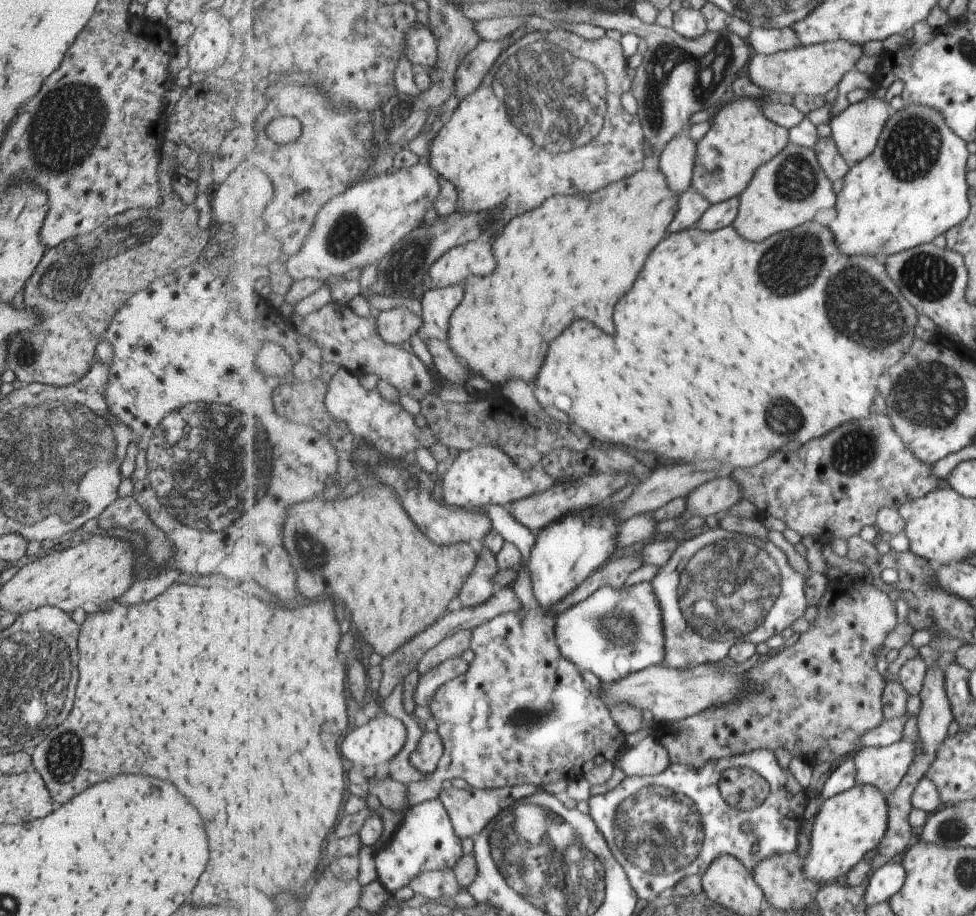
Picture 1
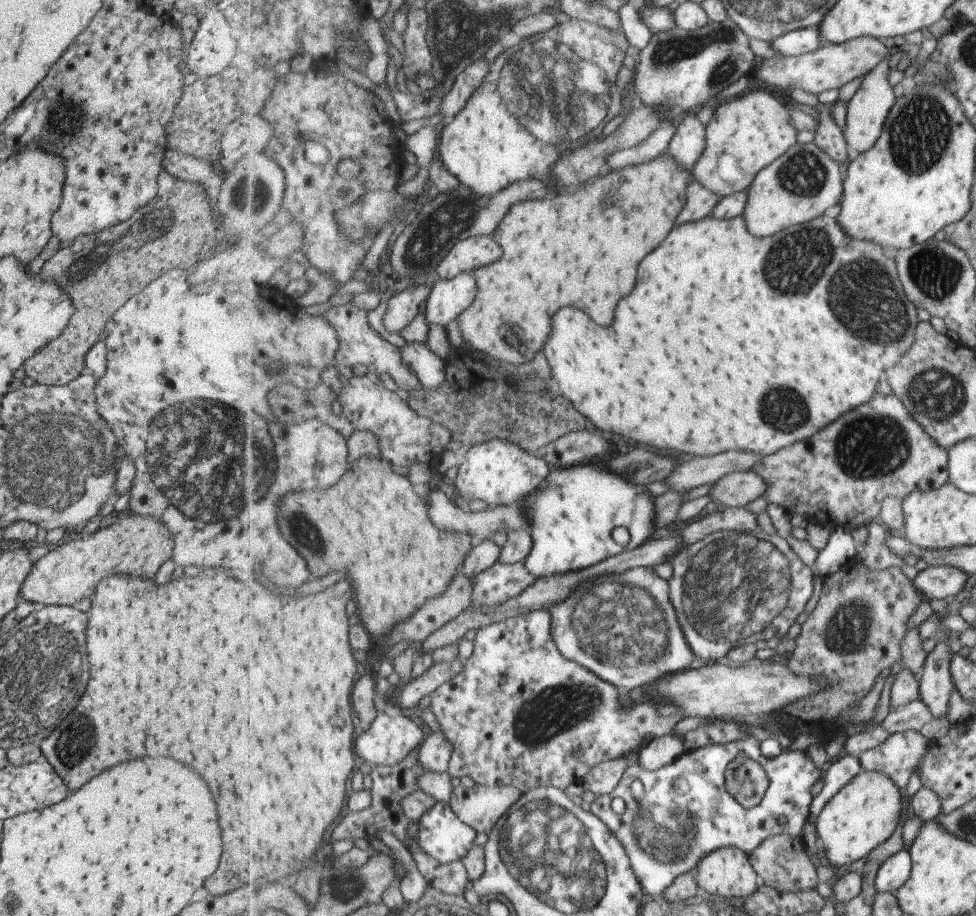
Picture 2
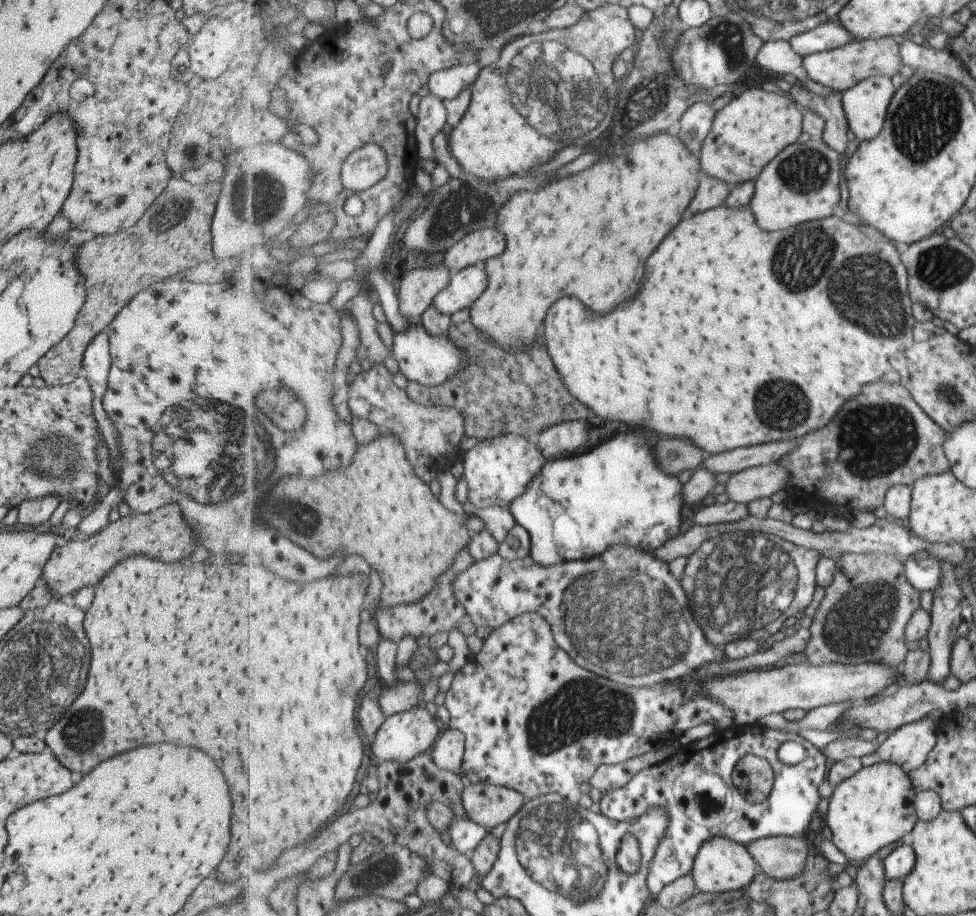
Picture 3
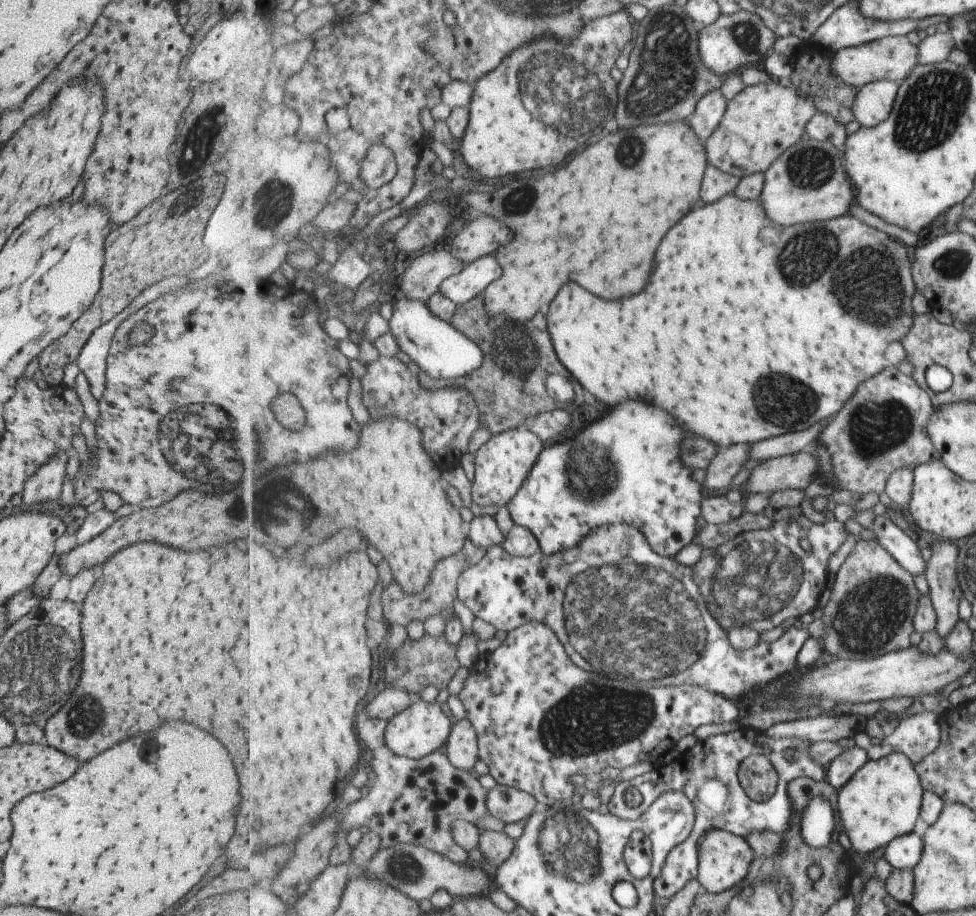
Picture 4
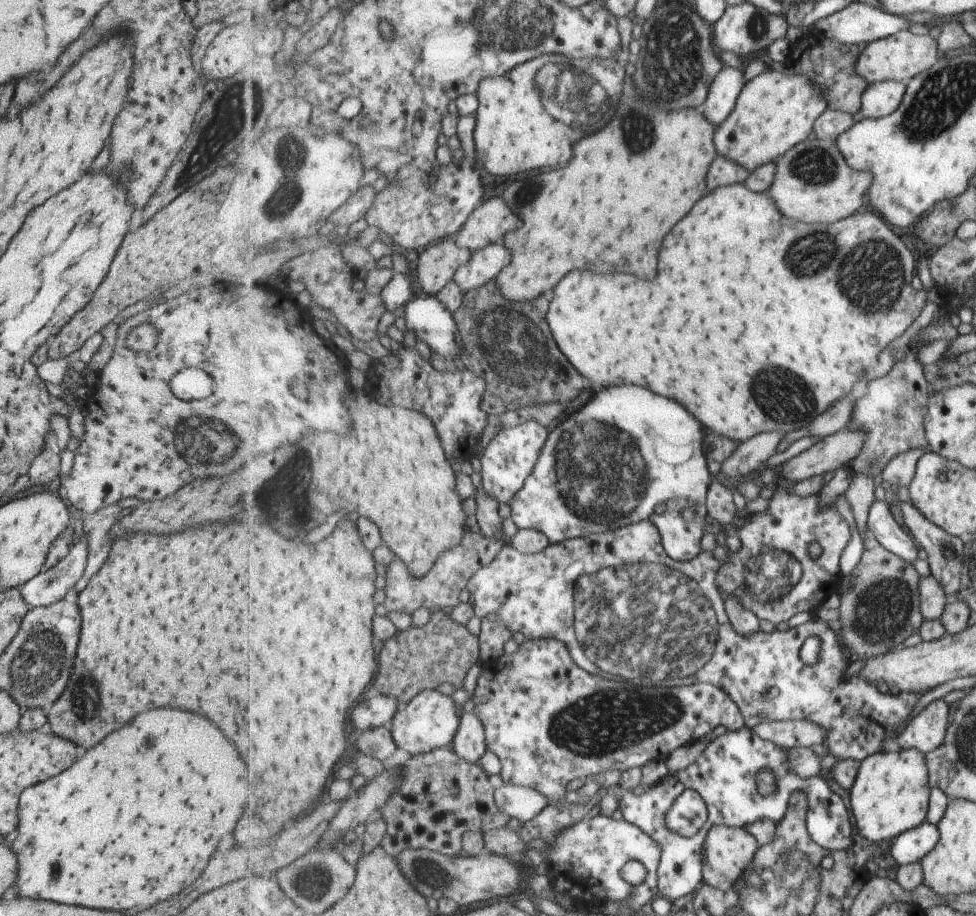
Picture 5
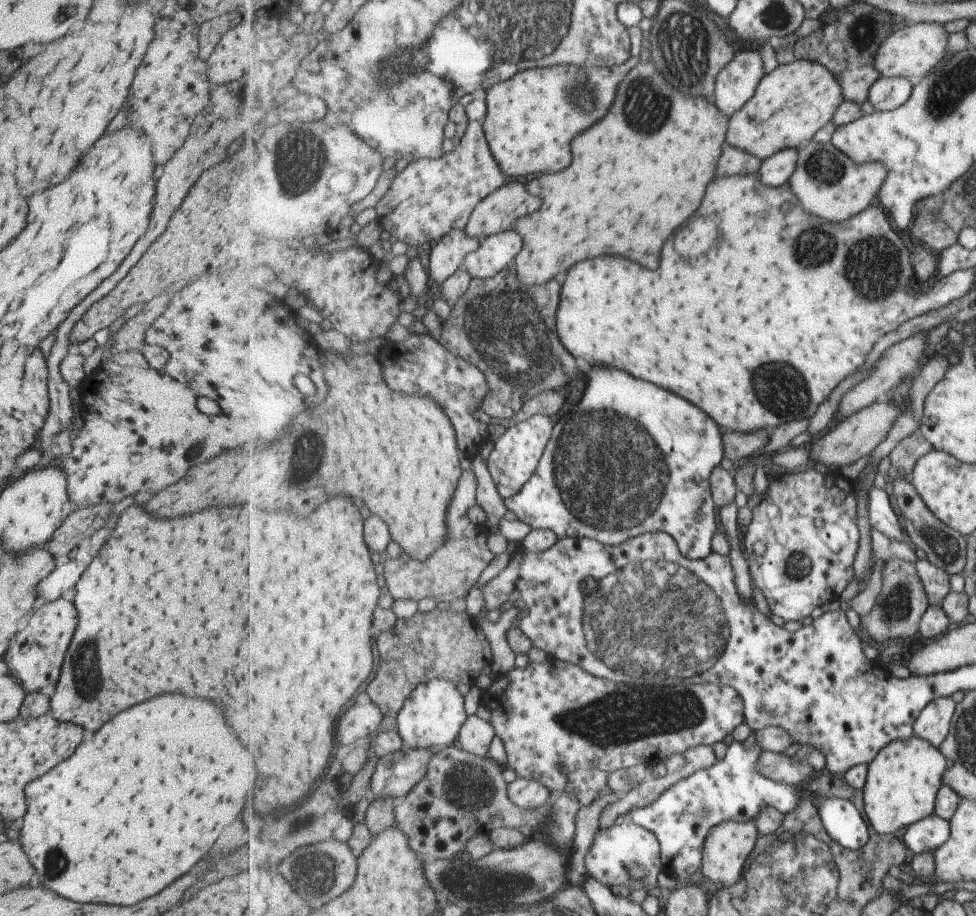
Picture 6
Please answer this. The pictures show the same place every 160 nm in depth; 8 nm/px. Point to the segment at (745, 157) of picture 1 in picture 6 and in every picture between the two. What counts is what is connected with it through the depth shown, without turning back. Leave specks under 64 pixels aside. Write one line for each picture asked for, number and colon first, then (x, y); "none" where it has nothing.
2: (746, 134)
3: (748, 133)
4: (763, 120)
5: (775, 111)
6: (793, 102)

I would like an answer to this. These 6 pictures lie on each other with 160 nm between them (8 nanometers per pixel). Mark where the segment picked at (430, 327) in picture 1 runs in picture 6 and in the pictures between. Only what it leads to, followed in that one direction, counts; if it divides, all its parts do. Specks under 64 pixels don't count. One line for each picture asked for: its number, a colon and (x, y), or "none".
2: (450, 298)
3: (467, 285)
4: (475, 277)
5: (486, 264)
6: (496, 252)

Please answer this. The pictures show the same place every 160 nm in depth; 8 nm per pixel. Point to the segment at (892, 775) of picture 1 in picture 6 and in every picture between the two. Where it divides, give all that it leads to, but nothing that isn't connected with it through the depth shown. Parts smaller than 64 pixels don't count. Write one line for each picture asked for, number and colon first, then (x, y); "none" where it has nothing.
2: (898, 756)
3: (908, 746)
4: (918, 735)
5: (925, 732)
6: (932, 725)

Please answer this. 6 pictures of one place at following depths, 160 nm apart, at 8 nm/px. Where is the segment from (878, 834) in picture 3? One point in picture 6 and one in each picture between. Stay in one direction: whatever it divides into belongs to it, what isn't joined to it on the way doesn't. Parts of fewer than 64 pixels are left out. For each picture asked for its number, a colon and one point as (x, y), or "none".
4: (880, 803)
5: (889, 797)
6: (903, 781)

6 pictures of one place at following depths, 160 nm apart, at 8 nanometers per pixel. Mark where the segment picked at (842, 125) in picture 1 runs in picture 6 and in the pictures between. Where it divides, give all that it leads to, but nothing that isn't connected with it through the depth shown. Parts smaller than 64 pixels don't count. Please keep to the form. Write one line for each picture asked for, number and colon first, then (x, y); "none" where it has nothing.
2: (867, 113)
3: (866, 106)
4: (874, 102)
5: (880, 99)
6: (888, 93)

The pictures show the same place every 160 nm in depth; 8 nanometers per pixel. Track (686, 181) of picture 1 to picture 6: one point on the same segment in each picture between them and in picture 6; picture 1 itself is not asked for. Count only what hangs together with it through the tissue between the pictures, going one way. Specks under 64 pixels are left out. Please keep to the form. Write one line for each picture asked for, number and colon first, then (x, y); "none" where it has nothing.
2: (688, 143)
3: (696, 124)
4: (711, 110)
5: (725, 91)
6: (737, 83)

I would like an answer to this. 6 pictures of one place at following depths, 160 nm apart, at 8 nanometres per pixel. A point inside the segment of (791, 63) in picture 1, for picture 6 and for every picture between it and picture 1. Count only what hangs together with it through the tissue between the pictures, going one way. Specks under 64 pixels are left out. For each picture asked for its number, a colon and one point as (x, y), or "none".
2: (834, 65)
3: (842, 68)
4: (891, 58)
5: (899, 57)
6: (913, 50)

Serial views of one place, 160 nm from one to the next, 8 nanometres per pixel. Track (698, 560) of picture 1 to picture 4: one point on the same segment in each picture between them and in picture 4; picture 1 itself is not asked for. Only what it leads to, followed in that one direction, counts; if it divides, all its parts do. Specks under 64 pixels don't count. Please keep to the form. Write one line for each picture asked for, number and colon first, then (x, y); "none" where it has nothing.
2: (730, 589)
3: (742, 585)
4: (762, 579)

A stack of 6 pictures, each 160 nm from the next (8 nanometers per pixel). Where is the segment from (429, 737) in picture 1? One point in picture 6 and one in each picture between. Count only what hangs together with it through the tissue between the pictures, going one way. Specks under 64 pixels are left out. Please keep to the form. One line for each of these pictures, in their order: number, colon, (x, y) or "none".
2: (435, 753)
3: (449, 750)
4: (463, 748)
5: (470, 742)
6: (476, 736)

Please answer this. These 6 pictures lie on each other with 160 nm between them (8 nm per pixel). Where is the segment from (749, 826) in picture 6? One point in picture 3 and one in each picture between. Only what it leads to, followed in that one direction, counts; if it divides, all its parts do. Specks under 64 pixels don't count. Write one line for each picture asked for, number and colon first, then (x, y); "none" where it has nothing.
3: (723, 865)
4: (725, 858)
5: (728, 850)

